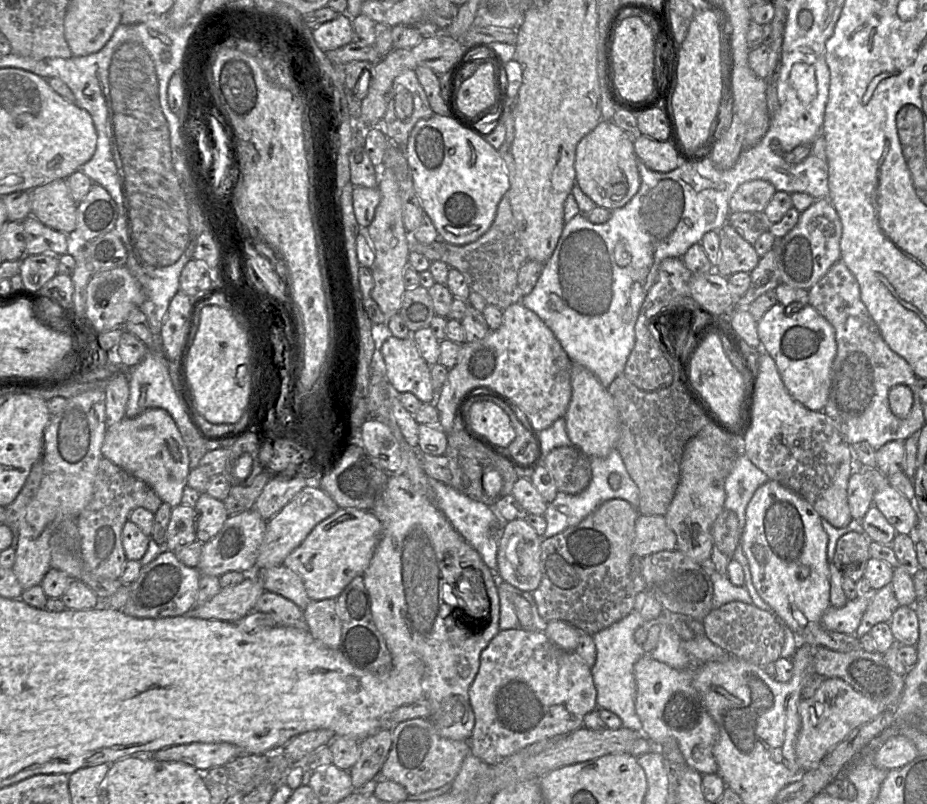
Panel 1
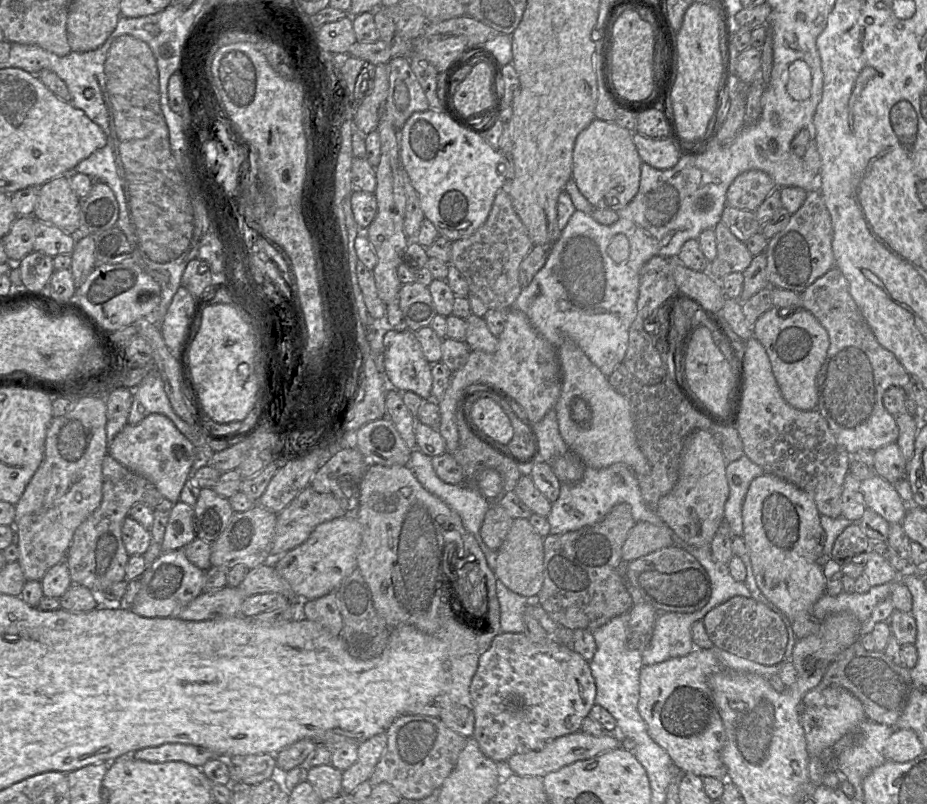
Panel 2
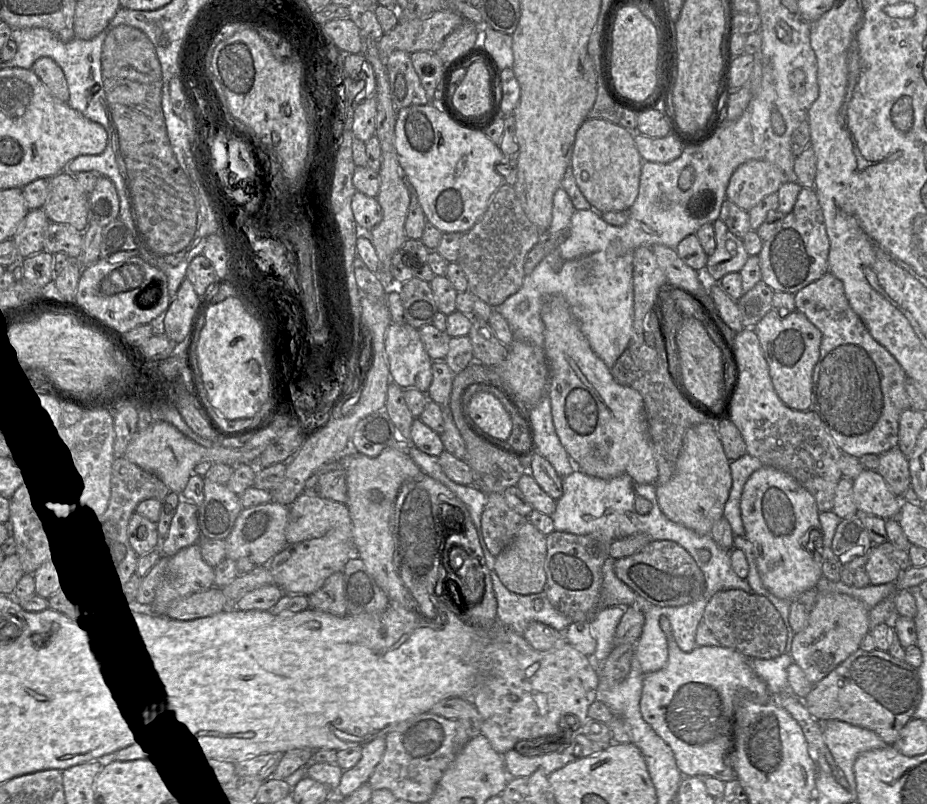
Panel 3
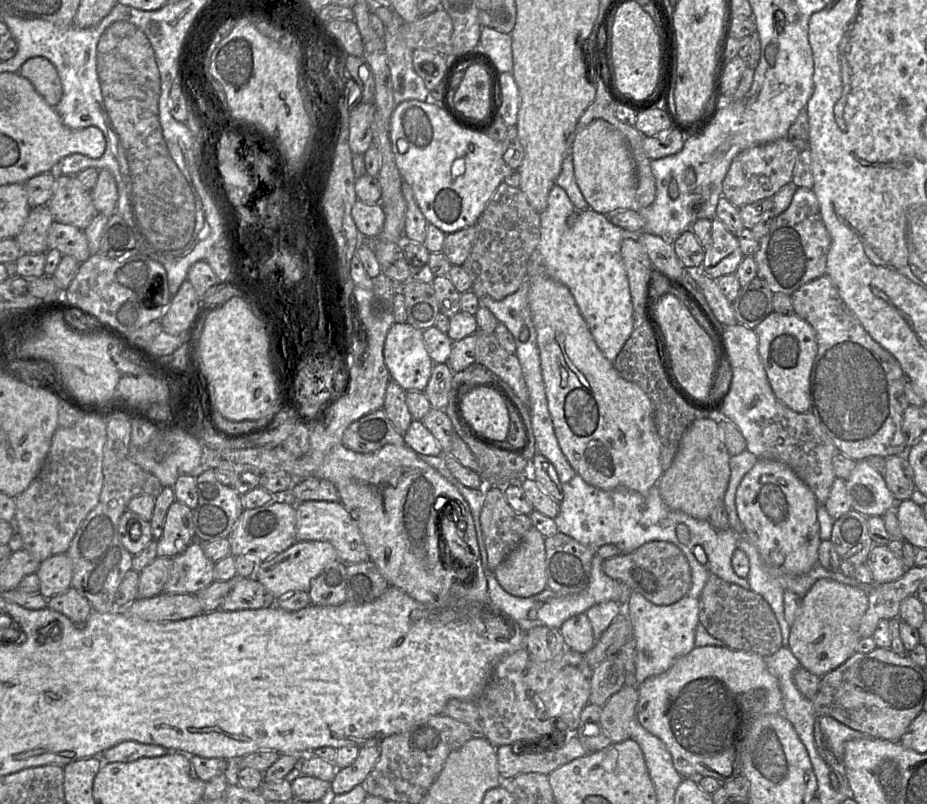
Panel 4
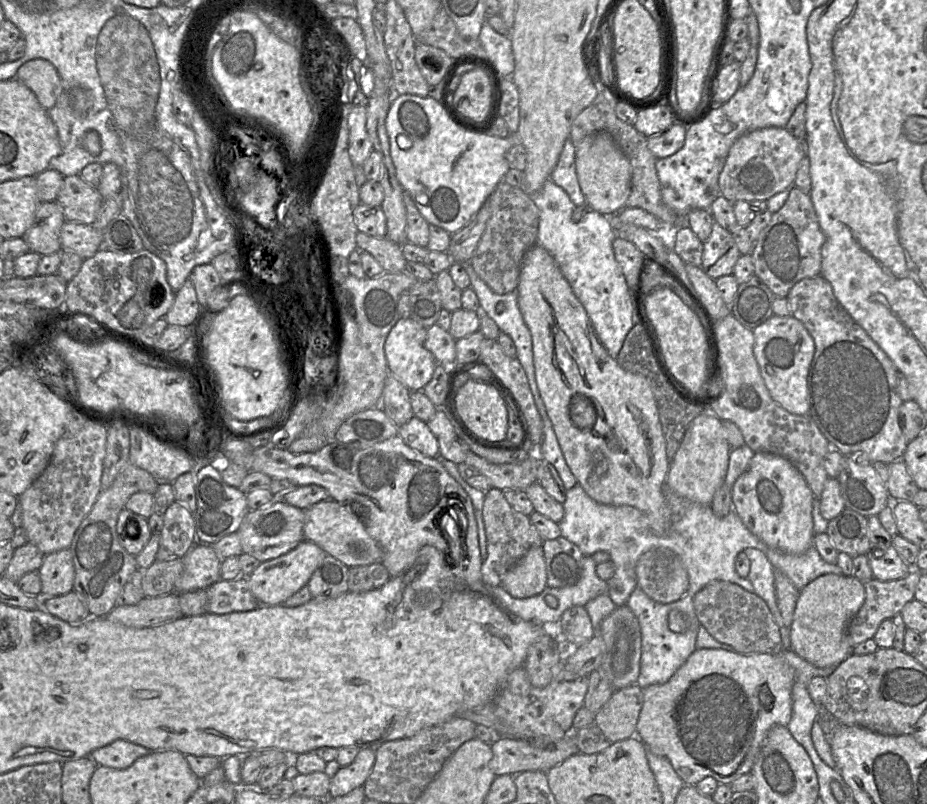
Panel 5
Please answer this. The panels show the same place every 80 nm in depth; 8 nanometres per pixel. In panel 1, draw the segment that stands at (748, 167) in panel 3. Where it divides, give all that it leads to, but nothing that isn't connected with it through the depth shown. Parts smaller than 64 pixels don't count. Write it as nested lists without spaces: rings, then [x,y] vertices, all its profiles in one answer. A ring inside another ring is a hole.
[[[747,181],[732,195],[729,202],[730,212],[762,212],[775,193],[775,187],[768,181]]]

